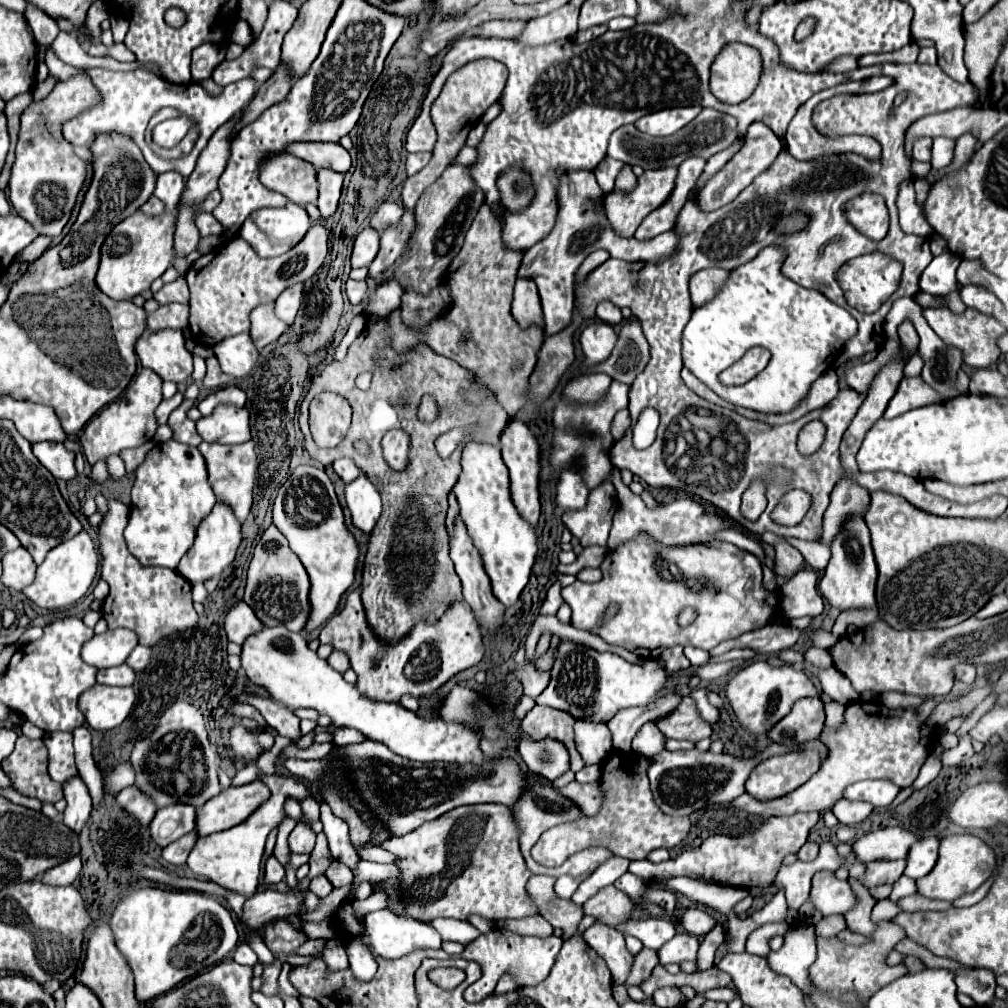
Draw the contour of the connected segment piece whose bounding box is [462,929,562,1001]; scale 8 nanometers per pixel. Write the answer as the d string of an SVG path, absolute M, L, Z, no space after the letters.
M492 929L490 933L476 937L472 943L466 945L462 957L482 965L482 977L464 991L466 999L482 1001L484 997L488 997L494 991L494 987L504 971L514 971L518 975L518 987L536 985L536 983L544 981L556 961L560 947L562 947L562 939L554 937L554 935L542 939L542 937L522 937L522 935L516 935L510 931Z

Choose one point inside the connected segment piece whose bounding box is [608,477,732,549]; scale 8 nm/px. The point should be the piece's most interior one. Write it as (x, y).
(684, 521)

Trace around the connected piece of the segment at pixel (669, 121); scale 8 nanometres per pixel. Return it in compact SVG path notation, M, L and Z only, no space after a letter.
M672 107L662 109L656 113L648 113L642 119L638 119L634 125L648 135L654 137L668 137L686 127L702 109L700 107Z

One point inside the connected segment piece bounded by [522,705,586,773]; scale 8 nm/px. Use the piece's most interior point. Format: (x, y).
(540, 722)

